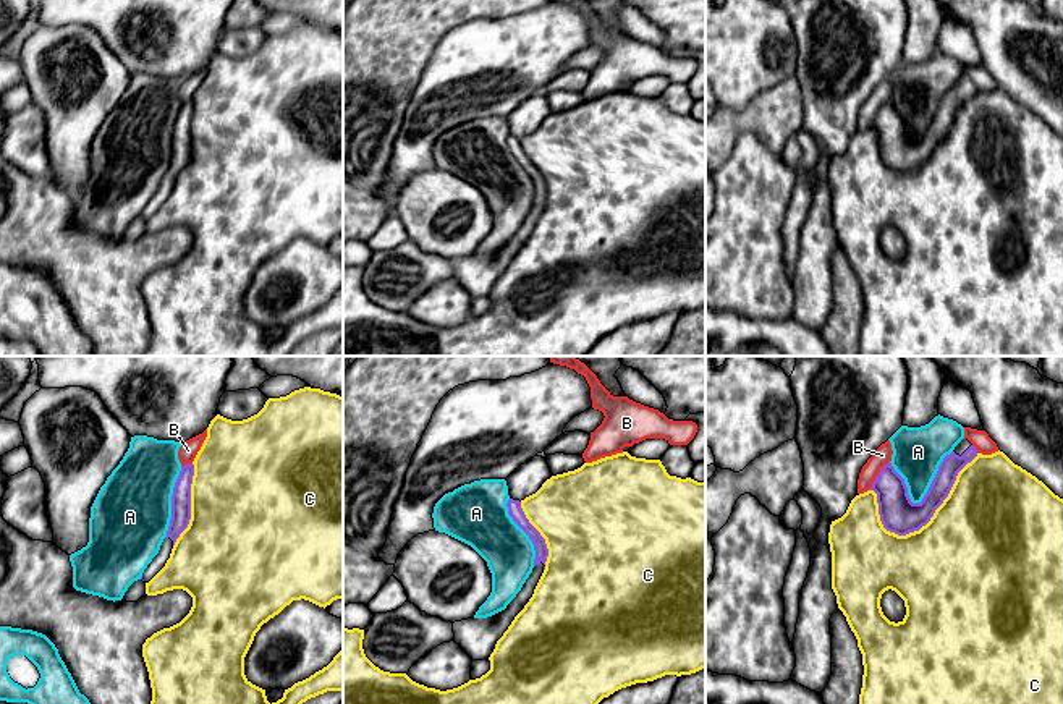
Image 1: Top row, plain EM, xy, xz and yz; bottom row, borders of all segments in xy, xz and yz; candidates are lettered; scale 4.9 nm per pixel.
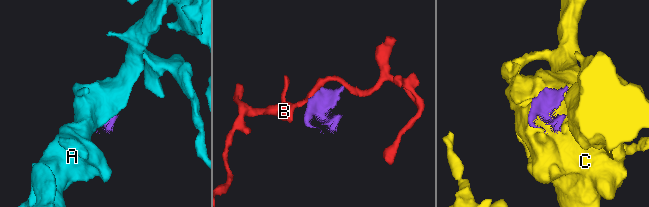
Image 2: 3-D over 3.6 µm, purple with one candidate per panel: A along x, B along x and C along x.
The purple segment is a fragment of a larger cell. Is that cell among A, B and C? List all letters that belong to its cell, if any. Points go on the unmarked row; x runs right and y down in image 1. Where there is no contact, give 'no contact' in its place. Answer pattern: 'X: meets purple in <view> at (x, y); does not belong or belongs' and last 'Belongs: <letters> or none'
A: meets purple in yz at (934, 117); does not belong
B: meets purple in yz at (877, 114); does not belong
C: meets purple in yz at (935, 146); does not belong
Belongs: none

